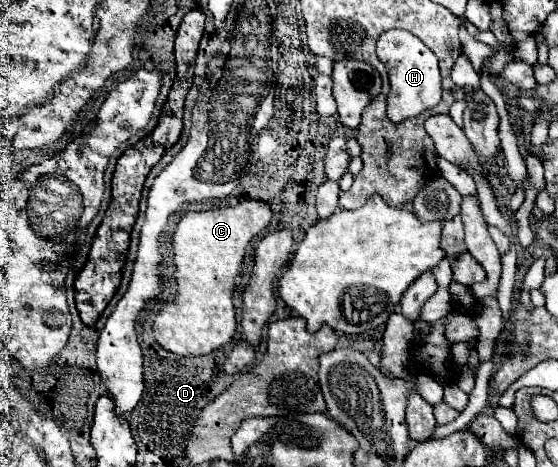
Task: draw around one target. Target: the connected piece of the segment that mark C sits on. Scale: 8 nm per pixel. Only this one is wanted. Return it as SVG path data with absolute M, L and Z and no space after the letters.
M247 199L235 207L187 213L173 233L177 297L155 317L157 343L177 355L207 355L235 335L233 289L247 243L269 227L273 211L265 201Z

